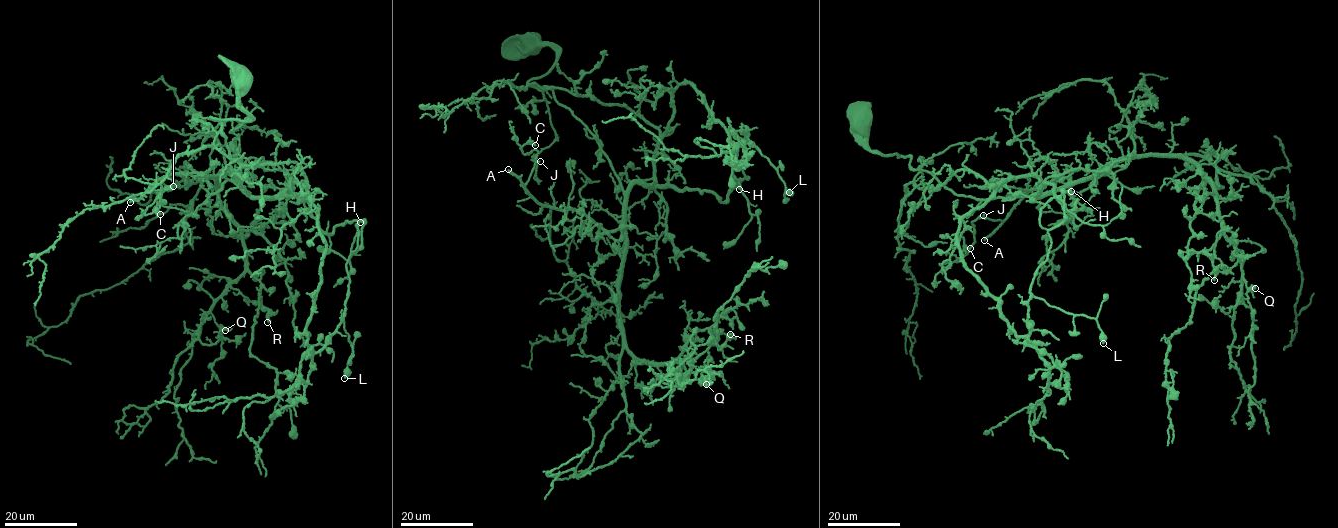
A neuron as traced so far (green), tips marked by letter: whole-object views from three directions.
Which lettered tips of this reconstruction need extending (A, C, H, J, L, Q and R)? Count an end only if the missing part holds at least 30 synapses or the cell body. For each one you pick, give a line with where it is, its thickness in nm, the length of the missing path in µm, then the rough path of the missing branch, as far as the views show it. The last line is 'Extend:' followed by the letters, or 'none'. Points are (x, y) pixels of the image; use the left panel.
A: (130, 202) | 320 nm | 80 µm
H: (360, 222) | 200 nm | 60 µm | (360, 222), (329, 265), (311, 258), (302, 266), (283, 264), (274, 285)
Extend: A, H

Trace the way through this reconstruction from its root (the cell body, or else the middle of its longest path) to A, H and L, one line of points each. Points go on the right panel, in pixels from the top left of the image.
A: (859, 120), (867, 147), (908, 155), (910, 167), (958, 194), (1030, 197), (1069, 179), (1033, 187), (984, 240)
H: (859, 120), (867, 147), (908, 155), (958, 194), (1036, 196), (1048, 183), (1068, 210), (1071, 191)
L: (859, 120), (867, 147), (958, 194), (1048, 183), (1068, 210), (1077, 193), (1030, 292), (1103, 343)

